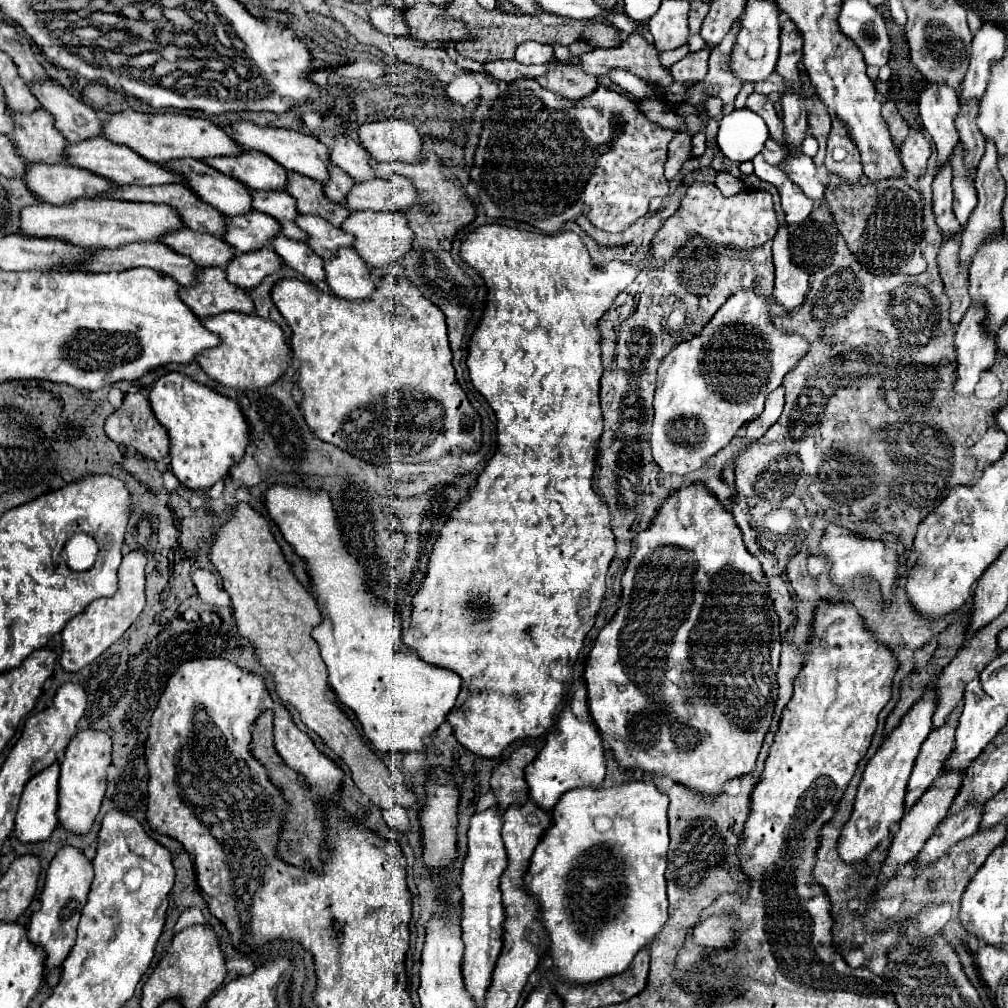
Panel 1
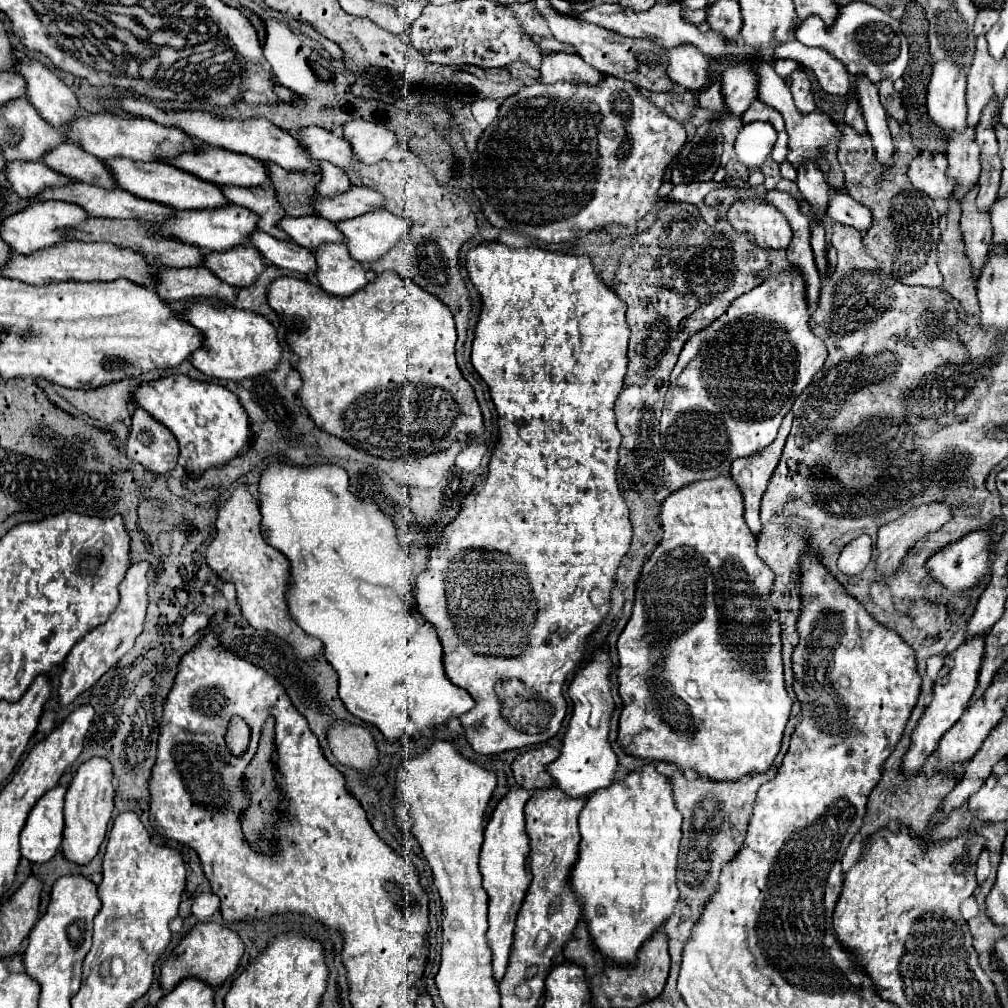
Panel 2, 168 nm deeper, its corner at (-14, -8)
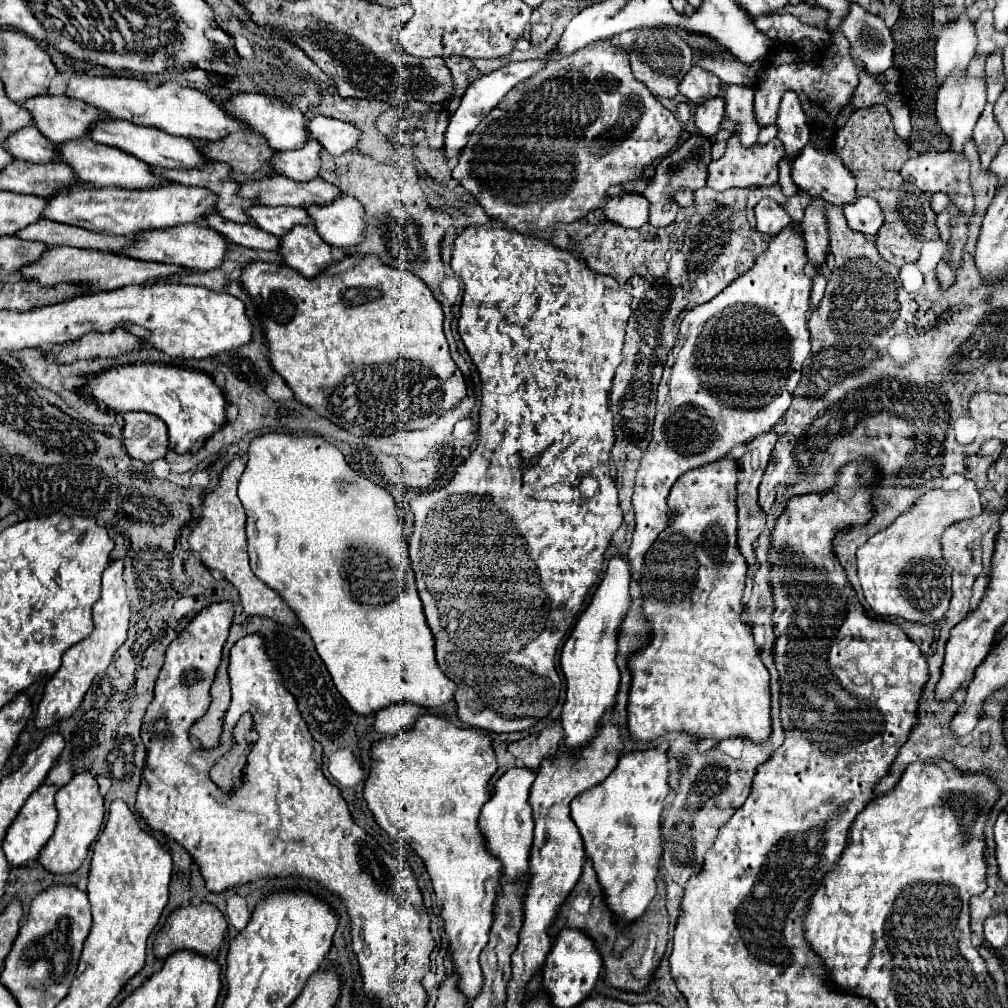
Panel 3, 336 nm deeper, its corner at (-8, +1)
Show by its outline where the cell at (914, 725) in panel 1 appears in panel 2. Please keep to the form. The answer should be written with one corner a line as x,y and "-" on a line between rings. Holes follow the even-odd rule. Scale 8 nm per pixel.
979,634
979,638
971,638
971,642
963,642
955,652
945,656
945,664
943,664
943,668
941,668
941,672
935,680
933,700
927,706
923,718
919,720
919,724
913,732
913,744
903,758
903,768
905,770
917,772
929,760
929,756
935,752
941,736
961,718
961,714
969,706
969,700
971,700
971,696
977,688
979,666
983,662
983,638
985,638
985,634

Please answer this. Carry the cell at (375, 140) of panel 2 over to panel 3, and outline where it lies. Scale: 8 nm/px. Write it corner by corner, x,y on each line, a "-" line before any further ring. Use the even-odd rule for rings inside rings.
323,115
309,121
309,133
313,133
313,137
331,155
343,155
355,149
361,139
361,129
353,123
345,123

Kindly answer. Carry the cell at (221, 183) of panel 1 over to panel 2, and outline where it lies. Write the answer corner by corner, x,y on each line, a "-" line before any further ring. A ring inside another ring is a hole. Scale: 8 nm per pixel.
111,158
111,162
107,162
107,168
115,172
117,188
127,190
137,198
147,198
151,202
159,202
179,210
199,210
199,208
215,208
215,206
219,208
223,206
223,202
227,204
219,186
211,182
203,182
199,178
191,178
191,174
167,166
163,162
131,162
129,158

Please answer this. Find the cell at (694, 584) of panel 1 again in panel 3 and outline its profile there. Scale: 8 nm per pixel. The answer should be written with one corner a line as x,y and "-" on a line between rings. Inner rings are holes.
721,459
721,461
713,461
701,469
693,469
689,473
685,473
685,477
679,477
677,483
673,485
669,497
667,497
667,505
671,507
671,517
673,523
669,523
669,527
665,531
659,533
659,537
655,539
655,543
651,545
651,549
645,555
645,563
643,563
643,573
639,577
639,587
641,587
641,595
643,595
643,615
651,625
651,641
639,649
637,653
629,655
627,659
627,667
631,671
631,689
629,689
629,703
627,703
627,731
631,735
633,741
637,743
651,743
667,733
685,733
691,737
721,737
721,741
725,739
733,739
733,737
741,737
747,739
755,745
761,745
769,739
771,735
771,691
769,691
769,671
761,661
759,655
759,647
755,645
753,639
753,625
743,621
743,613
745,613
745,605
743,605
743,593
745,593
745,581
747,581
747,561
741,555
739,547
737,547
737,507
735,507
735,485
737,485
737,471
739,465
735,459

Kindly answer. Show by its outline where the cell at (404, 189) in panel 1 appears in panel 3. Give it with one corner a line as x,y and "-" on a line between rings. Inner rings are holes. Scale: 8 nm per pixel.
275,175
271,179
245,181
241,185
241,197
259,197
261,205
331,205
341,195
343,191
337,185
323,181
321,177
301,183
285,175

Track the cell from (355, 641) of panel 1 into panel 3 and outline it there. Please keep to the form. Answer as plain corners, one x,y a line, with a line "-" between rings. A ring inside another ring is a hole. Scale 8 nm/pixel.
269,433
269,435
257,437
255,441
251,441
249,461
247,461
245,473
241,475
241,481
239,481
239,499
247,513
247,541
249,541
249,557
251,557
253,573
263,583
267,583
275,593
279,593
283,597
283,601
295,611
295,615
303,623
305,631
313,637
315,649
317,649
319,657
323,659
323,663
327,665
337,691
345,697
345,701
349,703
349,707
355,713
375,715
377,711
381,711
393,703
403,703
403,701
433,709
433,707
441,707
443,703
453,699
457,685
445,677
445,673
439,669
439,665
435,661
435,639
425,621
423,605
421,605
421,599
415,589
415,575
413,575
413,569
409,563
409,555
407,555
407,541
403,537
403,521
397,515
397,503
389,491
385,491
383,487
377,487
367,477
353,471
347,465
343,453
335,445
327,443
323,437
293,437
293,435

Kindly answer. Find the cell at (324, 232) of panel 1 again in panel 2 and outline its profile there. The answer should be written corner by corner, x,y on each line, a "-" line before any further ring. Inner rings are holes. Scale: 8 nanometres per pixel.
299,216
283,218
279,228
299,246
307,250
317,250
321,242
343,242
343,234
335,228
333,222
321,216

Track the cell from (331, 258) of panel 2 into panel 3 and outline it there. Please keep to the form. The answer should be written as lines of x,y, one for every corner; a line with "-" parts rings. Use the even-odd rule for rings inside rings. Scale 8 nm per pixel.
295,225
285,237
281,237
281,249
285,263
305,277
317,277
335,263
331,245
327,245
313,227

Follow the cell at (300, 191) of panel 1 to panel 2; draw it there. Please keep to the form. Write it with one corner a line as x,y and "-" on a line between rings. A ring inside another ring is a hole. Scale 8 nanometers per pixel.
263,160
263,164
271,170
271,186
277,192
277,200
287,216
303,216
315,214
309,204
315,198
315,184
319,182
319,174
315,172
291,172
275,166
275,162

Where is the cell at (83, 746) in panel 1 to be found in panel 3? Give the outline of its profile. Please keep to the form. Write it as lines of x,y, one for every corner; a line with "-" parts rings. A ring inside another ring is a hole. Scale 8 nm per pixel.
91,771
77,773
65,787
61,787
55,793
55,803
57,803
57,811
59,811
57,829
55,829
51,841
41,851
39,861
45,869
49,869
53,873
73,873
81,867
81,863
89,855
89,845
99,835
101,823
105,817
103,797
99,795
99,785
97,785
97,779
93,777
93,773

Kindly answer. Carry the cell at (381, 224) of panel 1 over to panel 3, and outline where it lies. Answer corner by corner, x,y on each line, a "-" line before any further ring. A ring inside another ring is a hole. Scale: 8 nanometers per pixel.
339,197
333,205
309,205
309,215
315,219
315,229
333,247
355,247
363,243
367,221
365,207
355,197

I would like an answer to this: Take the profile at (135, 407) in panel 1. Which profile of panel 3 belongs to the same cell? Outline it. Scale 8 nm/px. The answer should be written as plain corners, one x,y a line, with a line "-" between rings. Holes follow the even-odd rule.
123,413
123,445
131,459
145,465
155,459
165,457
167,453
167,427
165,423
149,413

